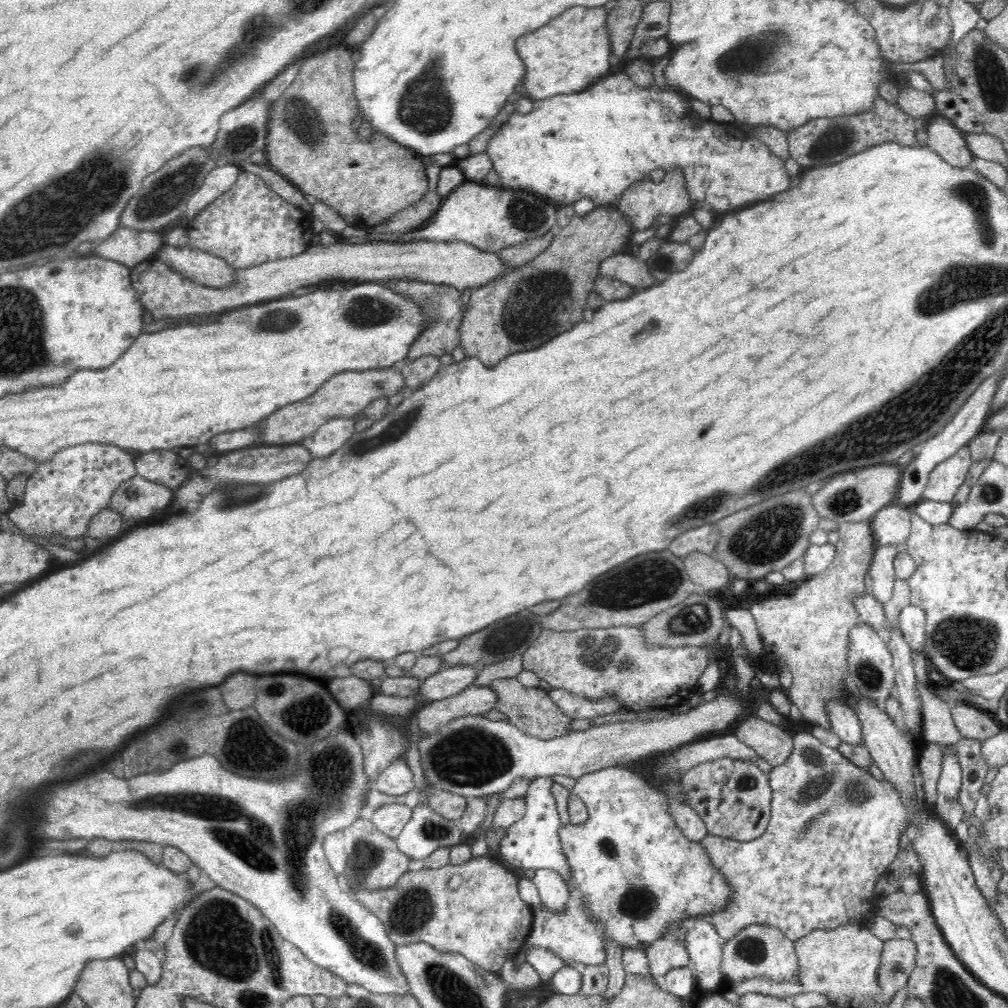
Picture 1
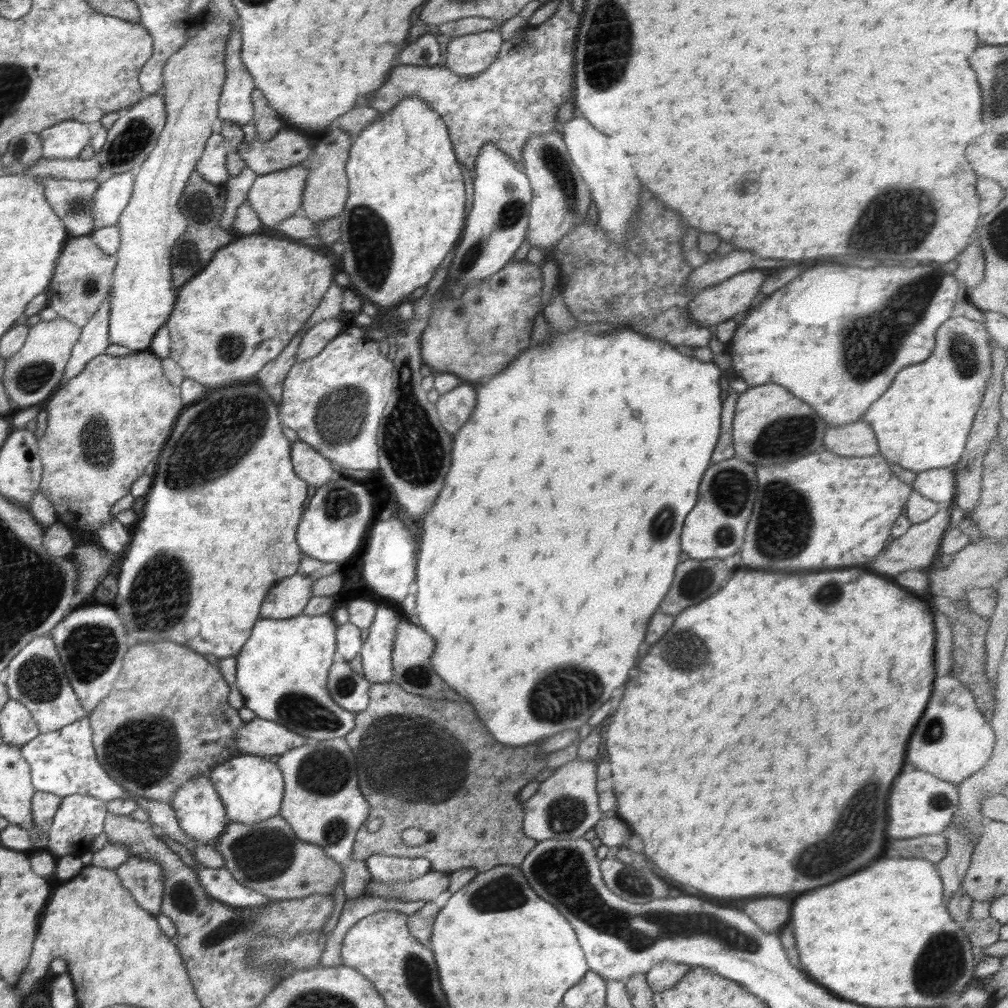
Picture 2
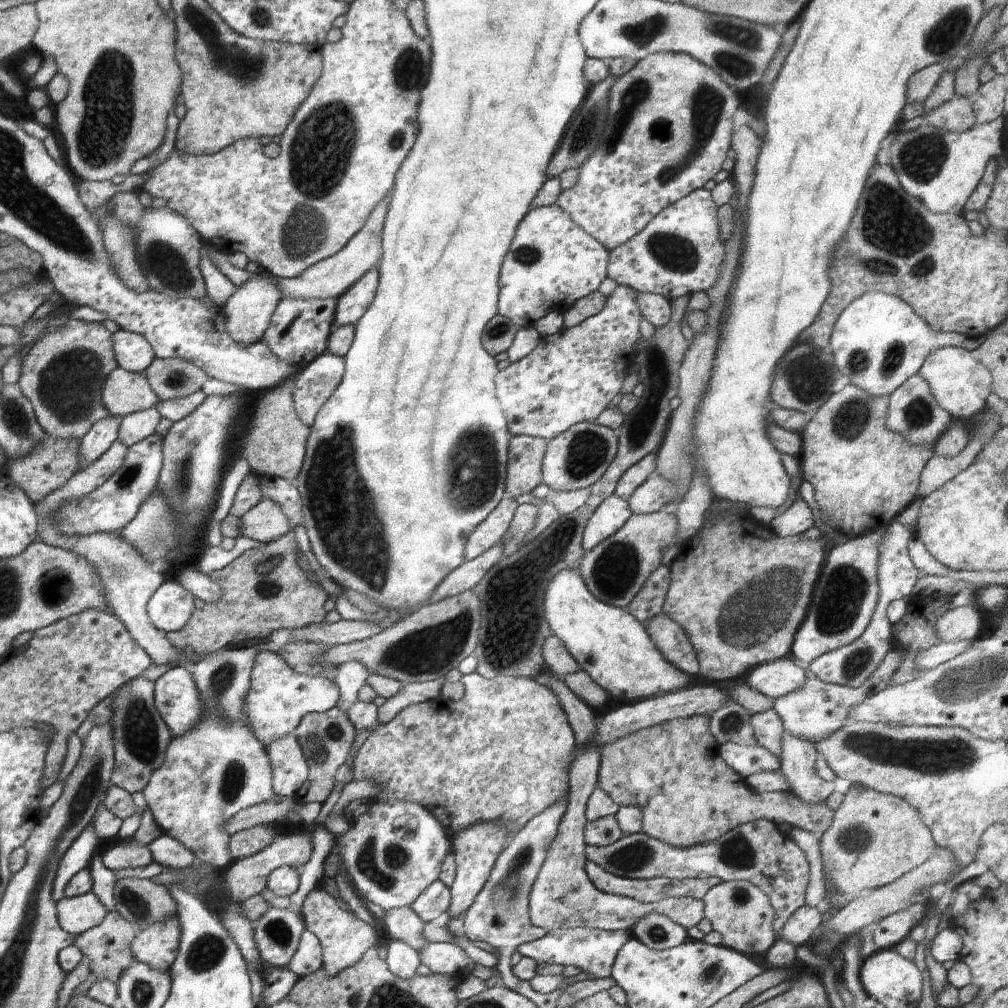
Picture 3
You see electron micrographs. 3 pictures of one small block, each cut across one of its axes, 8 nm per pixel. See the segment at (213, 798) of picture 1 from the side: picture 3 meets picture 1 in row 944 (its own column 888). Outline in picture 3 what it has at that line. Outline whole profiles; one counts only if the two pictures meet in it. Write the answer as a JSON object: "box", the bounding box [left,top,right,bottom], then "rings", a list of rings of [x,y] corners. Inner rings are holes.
{"box":[830,293,985,397],"rings":[[[890,293],[864,294],[853,300],[834,324],[830,338],[834,358],[834,379],[848,377],[848,382],[864,389],[873,397],[888,397],[908,377],[920,370],[928,354],[940,347],[960,347],[967,351],[978,348],[985,336],[964,336],[958,333],[935,332],[913,308]]]}

